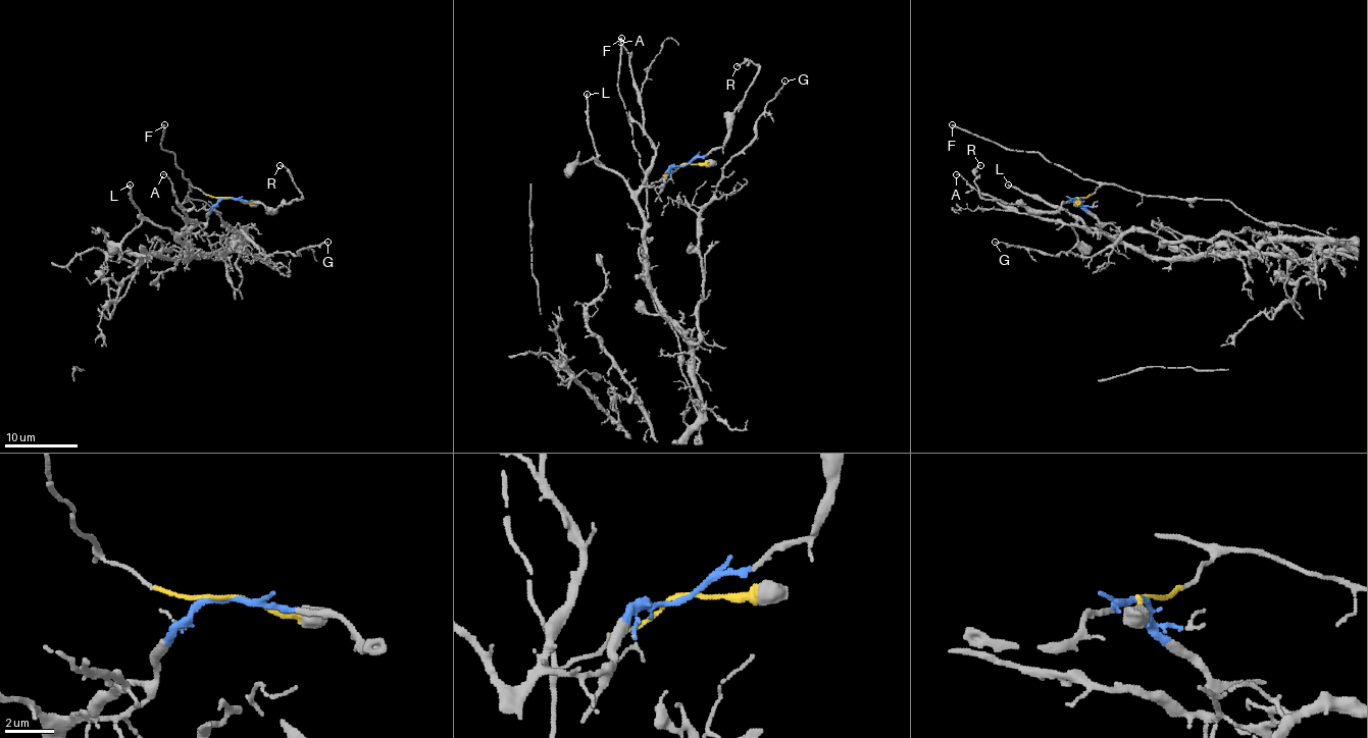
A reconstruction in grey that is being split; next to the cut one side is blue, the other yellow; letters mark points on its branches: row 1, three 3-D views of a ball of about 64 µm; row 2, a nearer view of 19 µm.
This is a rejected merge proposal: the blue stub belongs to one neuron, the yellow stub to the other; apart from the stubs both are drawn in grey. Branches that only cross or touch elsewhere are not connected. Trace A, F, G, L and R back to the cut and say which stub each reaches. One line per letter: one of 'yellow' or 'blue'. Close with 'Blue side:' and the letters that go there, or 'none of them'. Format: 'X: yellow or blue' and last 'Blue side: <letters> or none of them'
A: blue
F: yellow
G: blue
L: blue
R: blue
Blue side: A, G, L, R

